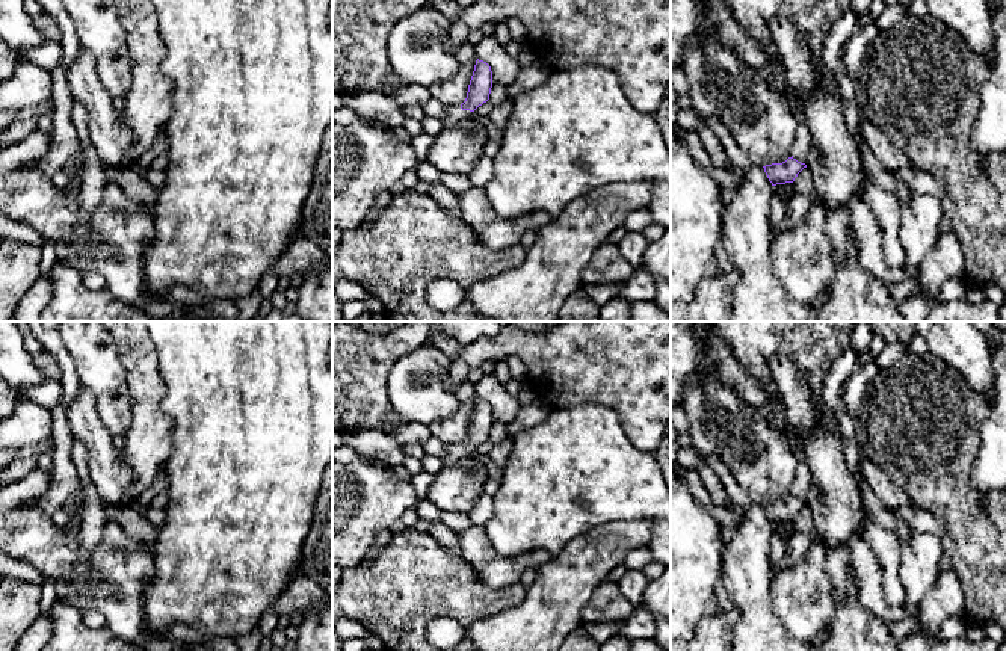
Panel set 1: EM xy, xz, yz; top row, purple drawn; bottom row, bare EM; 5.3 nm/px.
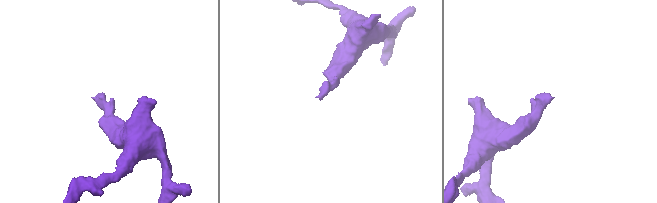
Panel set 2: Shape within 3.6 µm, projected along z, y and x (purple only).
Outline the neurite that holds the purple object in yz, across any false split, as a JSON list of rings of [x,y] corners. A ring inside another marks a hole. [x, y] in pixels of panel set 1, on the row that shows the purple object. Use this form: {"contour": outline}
{"contour": [[[799,122],[796,137],[793,140],[793,156],[782,163],[766,165],[764,172],[772,183],[785,184],[793,183],[798,174],[807,168],[807,154],[811,143],[811,136],[805,124]]]}

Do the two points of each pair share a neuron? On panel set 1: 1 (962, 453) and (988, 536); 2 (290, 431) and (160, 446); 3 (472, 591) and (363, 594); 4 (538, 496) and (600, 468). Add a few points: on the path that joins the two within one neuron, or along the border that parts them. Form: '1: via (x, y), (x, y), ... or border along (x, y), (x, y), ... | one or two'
1: via (959, 475), (959, 508), (967, 515) | one
2: border along (162, 410), (171, 419), (171, 453), (162, 467) | two
3: via (444, 591), (399, 591), (390, 594) | one
4: via (553, 491), (573, 472), (585, 470) | one

